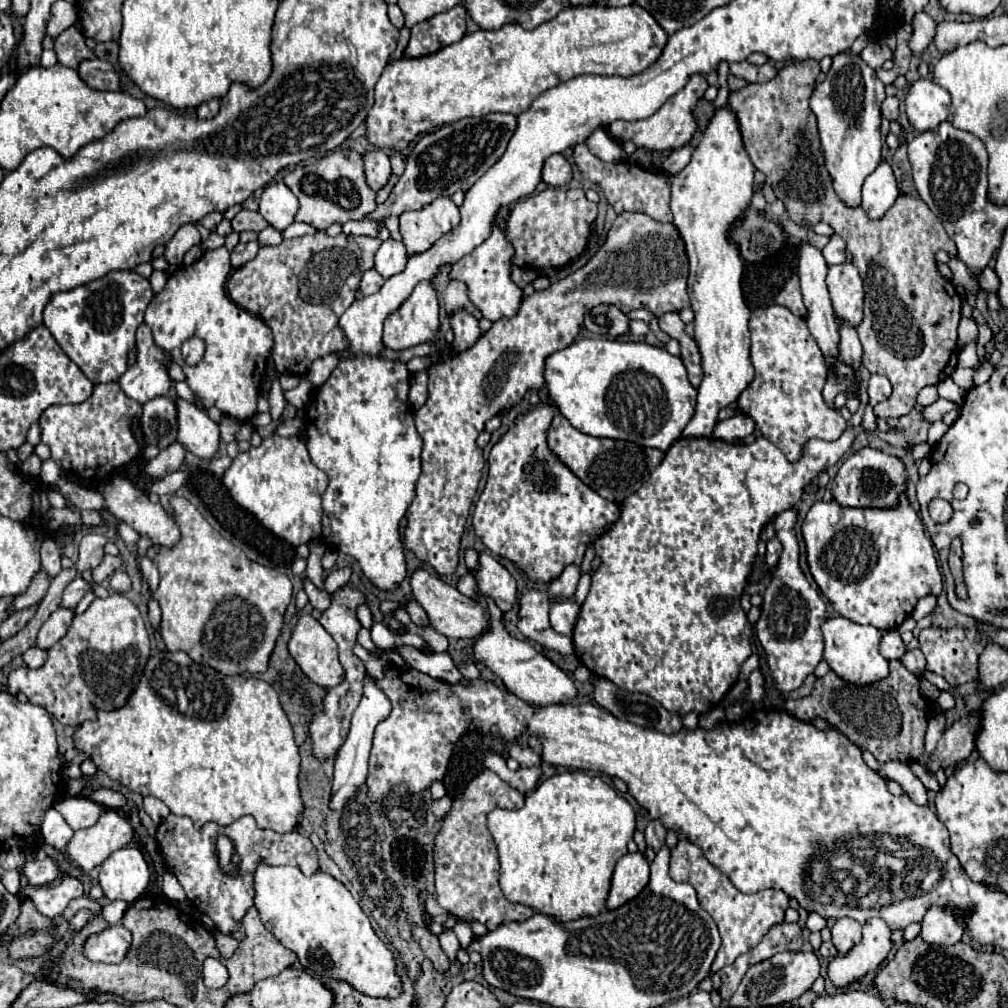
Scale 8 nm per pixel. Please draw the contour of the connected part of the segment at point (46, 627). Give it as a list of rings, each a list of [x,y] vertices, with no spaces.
[[[58,608],[56,612],[50,614],[50,618],[42,624],[38,636],[36,636],[36,648],[40,650],[50,650],[68,630],[70,622],[72,622],[72,610],[64,610],[64,608]]]

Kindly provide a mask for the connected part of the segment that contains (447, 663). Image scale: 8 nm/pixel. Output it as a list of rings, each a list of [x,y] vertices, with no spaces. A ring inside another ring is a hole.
[[[398,646],[394,650],[402,656],[406,664],[422,674],[428,674],[432,678],[442,678],[450,684],[458,684],[458,682],[468,684],[468,680],[460,674],[460,670],[452,666],[452,660],[448,658],[448,654],[436,654],[435,652],[426,654],[412,646]]]

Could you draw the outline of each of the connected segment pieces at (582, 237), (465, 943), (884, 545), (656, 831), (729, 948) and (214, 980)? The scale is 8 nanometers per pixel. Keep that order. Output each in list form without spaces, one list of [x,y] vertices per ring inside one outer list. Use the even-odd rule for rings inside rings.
[[[546,188],[540,194],[516,202],[504,228],[506,238],[514,248],[512,264],[526,270],[566,266],[584,252],[594,220],[596,204],[586,200],[582,188]]]
[[[462,922],[462,924],[456,924],[452,930],[454,930],[454,934],[458,936],[458,940],[460,940],[460,946],[462,946],[462,948],[468,948],[468,946],[470,946],[470,942],[474,940],[474,934],[472,934],[470,926],[468,926],[468,924],[464,924],[464,922]]]
[[[900,494],[898,506],[892,508],[844,508],[836,500],[818,500],[812,504],[802,522],[802,538],[806,544],[808,568],[820,592],[832,602],[840,616],[856,624],[872,624],[876,628],[894,630],[912,614],[920,598],[928,594],[938,596],[942,592],[942,574],[936,566],[934,544],[924,534],[922,520],[906,494]]]
[[[650,820],[646,824],[646,844],[650,844],[654,850],[658,850],[662,844],[664,844],[664,838],[666,838],[666,828],[662,826],[660,820]]]
[[[678,840],[672,848],[672,860],[670,860],[670,876],[674,882],[690,882],[698,894],[700,906],[714,918],[720,936],[722,946],[716,954],[716,962],[712,964],[712,972],[722,970],[724,966],[732,964],[740,954],[752,950],[760,938],[768,932],[770,926],[784,920],[784,912],[788,908],[788,894],[782,890],[760,890],[756,894],[742,894],[726,874],[722,874],[716,866],[708,862],[704,852],[692,844],[690,840]]]
[[[206,958],[204,962],[204,984],[208,988],[222,988],[228,982],[228,970],[214,958]]]

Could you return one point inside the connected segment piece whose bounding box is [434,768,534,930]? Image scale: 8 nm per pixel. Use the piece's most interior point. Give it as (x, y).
(465, 856)

